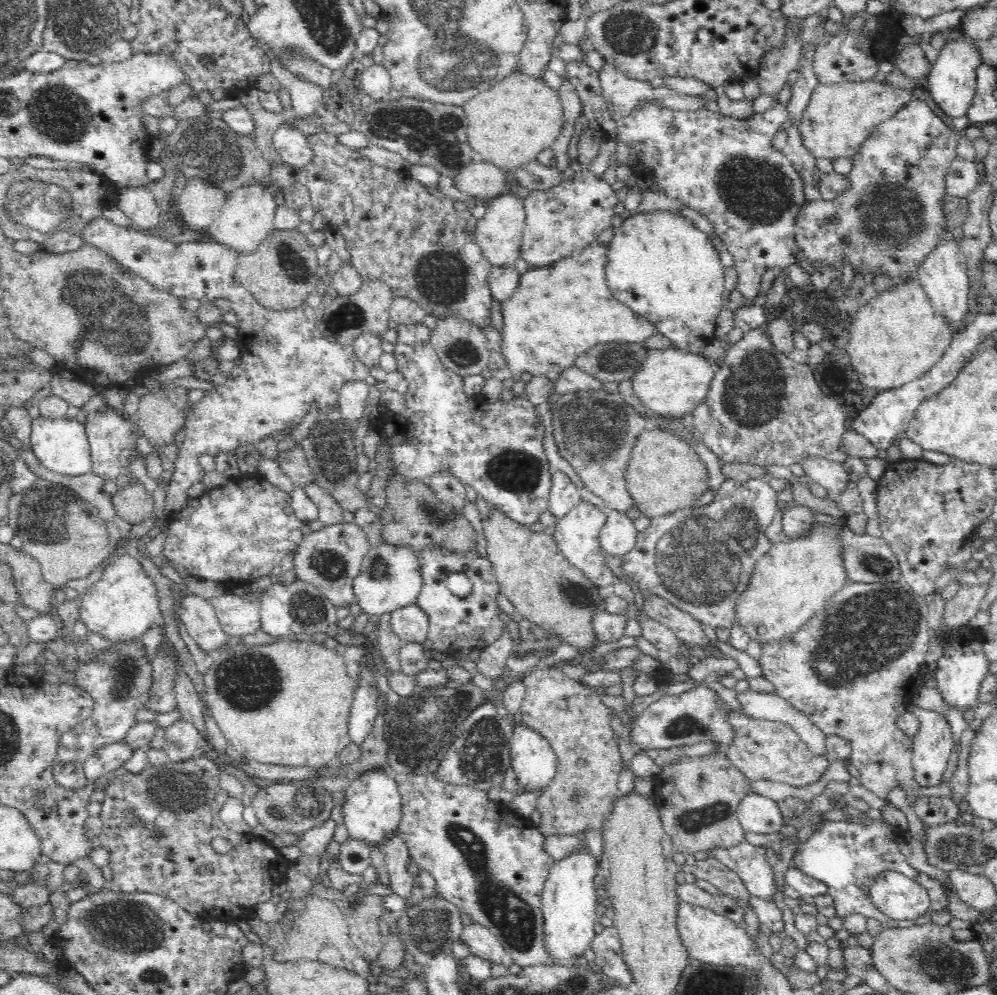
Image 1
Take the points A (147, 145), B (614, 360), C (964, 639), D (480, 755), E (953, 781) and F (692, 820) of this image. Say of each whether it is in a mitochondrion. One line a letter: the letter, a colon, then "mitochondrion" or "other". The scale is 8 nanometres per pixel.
A: other
B: mitochondrion
C: other
D: mitochondrion
E: other
F: mitochondrion

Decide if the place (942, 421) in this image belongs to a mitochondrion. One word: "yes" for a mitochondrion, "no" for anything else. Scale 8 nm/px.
no

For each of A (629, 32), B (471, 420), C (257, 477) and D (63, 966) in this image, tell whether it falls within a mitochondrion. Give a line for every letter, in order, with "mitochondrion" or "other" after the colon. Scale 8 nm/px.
A: mitochondrion
B: other
C: other
D: other

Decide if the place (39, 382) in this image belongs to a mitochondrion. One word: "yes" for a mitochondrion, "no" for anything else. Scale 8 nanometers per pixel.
no

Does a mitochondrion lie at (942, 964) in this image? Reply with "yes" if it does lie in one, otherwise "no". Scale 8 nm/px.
yes

